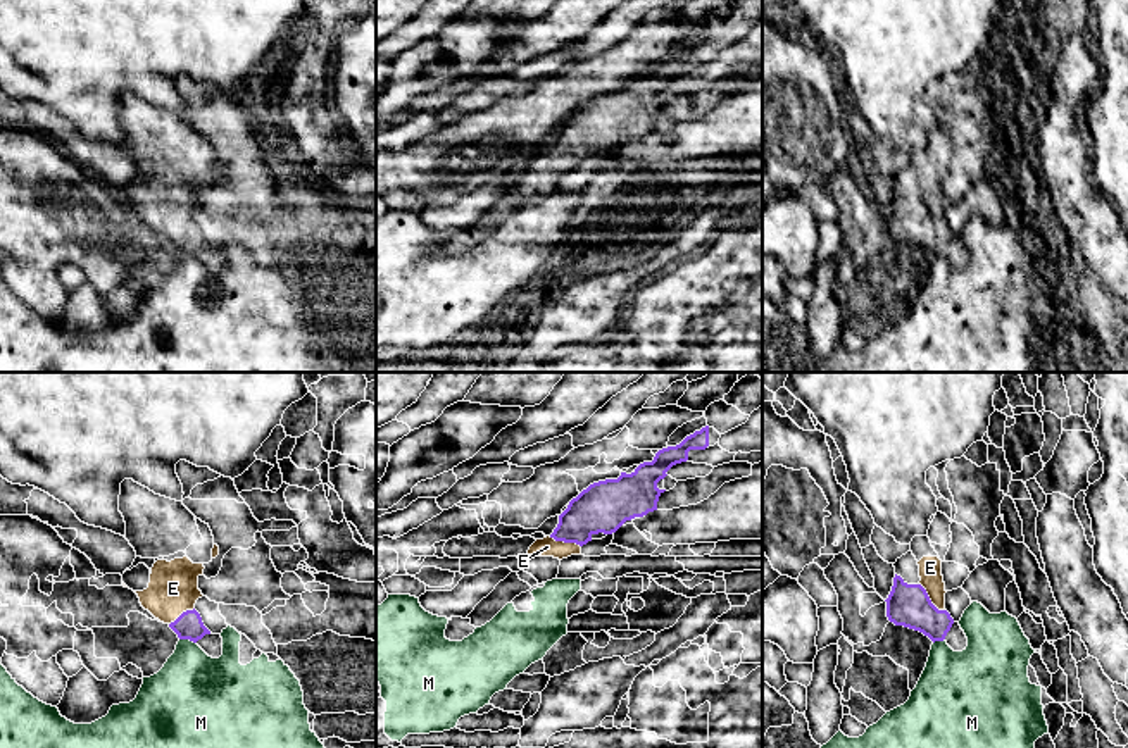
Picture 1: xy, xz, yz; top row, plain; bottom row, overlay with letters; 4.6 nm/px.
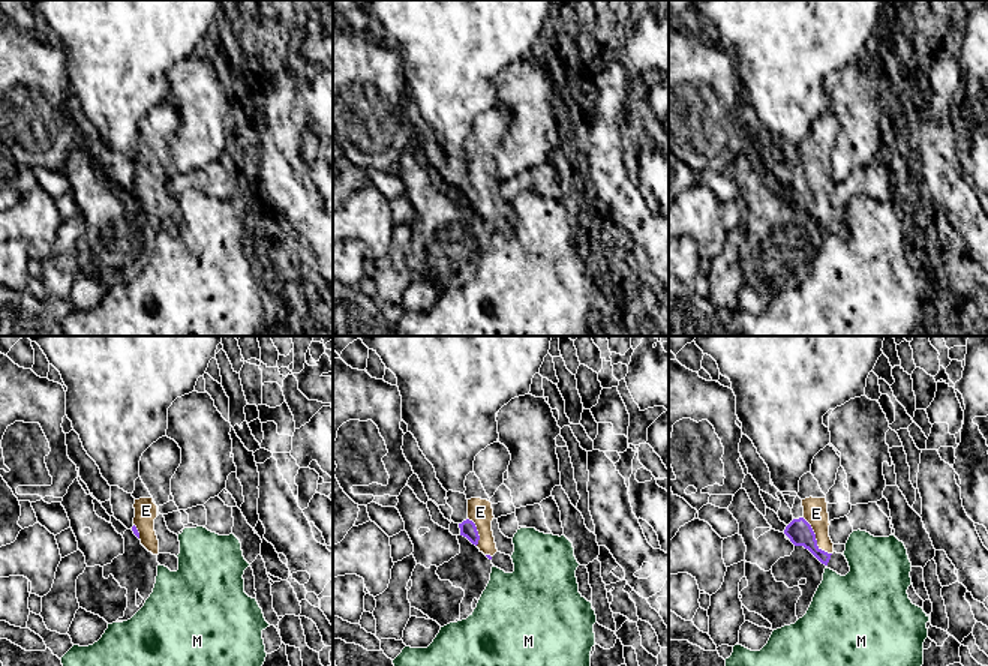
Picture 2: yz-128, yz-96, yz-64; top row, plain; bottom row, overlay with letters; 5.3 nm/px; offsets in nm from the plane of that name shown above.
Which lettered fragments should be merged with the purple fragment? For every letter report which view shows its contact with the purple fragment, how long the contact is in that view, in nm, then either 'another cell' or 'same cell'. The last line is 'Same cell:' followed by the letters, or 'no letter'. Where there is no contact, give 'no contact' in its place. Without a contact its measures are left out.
E: meets purple in yz; contact 180 nm long; same cell
M: meets purple in xy; contact 80 nm long; another cell
Same cell: E

